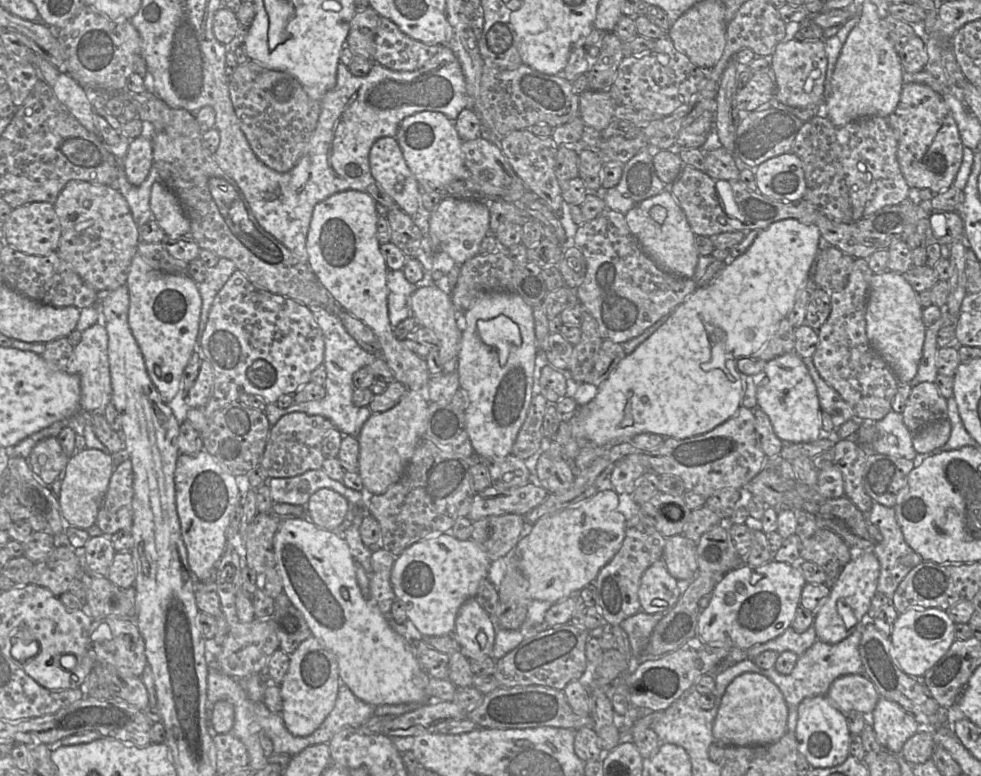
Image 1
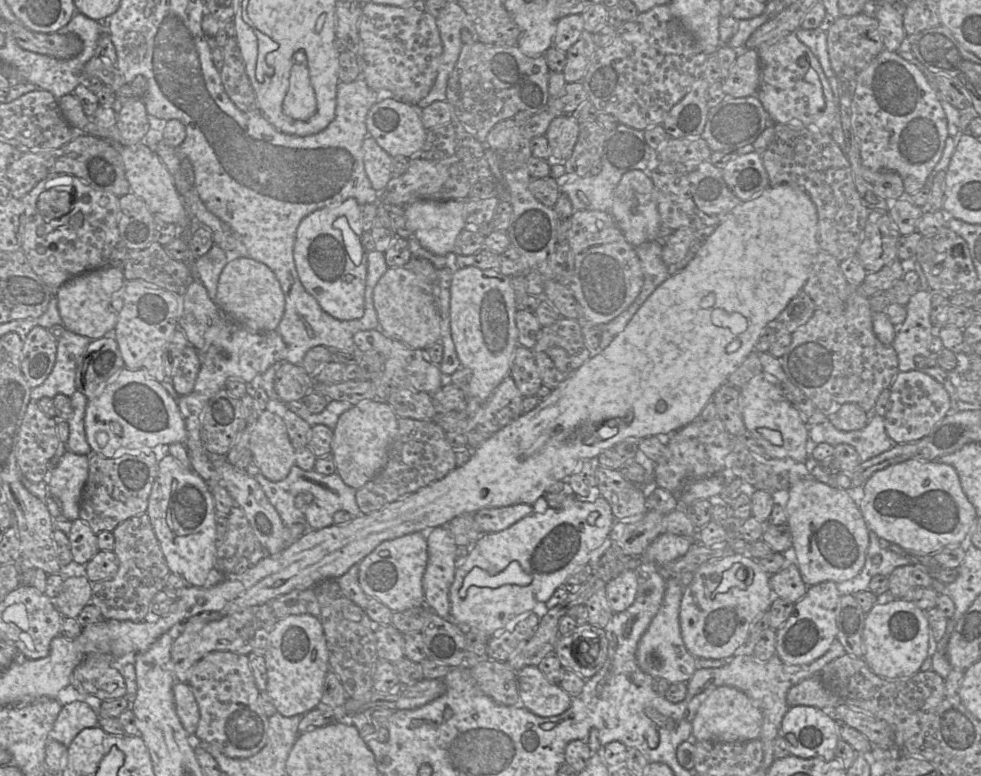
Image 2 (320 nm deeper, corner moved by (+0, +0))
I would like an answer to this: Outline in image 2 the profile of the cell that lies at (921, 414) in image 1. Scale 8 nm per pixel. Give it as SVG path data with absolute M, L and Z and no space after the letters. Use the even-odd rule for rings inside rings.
M921 370L900 371L889 387L891 390L885 428L895 443L917 441L928 435L933 427L952 411L948 391L932 376Z

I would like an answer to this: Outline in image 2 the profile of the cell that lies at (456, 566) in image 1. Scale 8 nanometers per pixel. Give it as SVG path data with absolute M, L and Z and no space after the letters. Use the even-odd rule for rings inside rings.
M415 532L384 541L359 563L359 584L369 598L376 598L392 612L425 604L422 578L428 560L427 540Z

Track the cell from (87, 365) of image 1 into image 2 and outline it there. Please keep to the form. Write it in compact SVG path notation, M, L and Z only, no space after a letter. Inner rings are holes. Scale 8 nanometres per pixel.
M66 330L57 341L56 361L51 373L39 386L31 388L31 399L53 398L57 394L71 397L77 390L75 379L79 358L92 339Z

